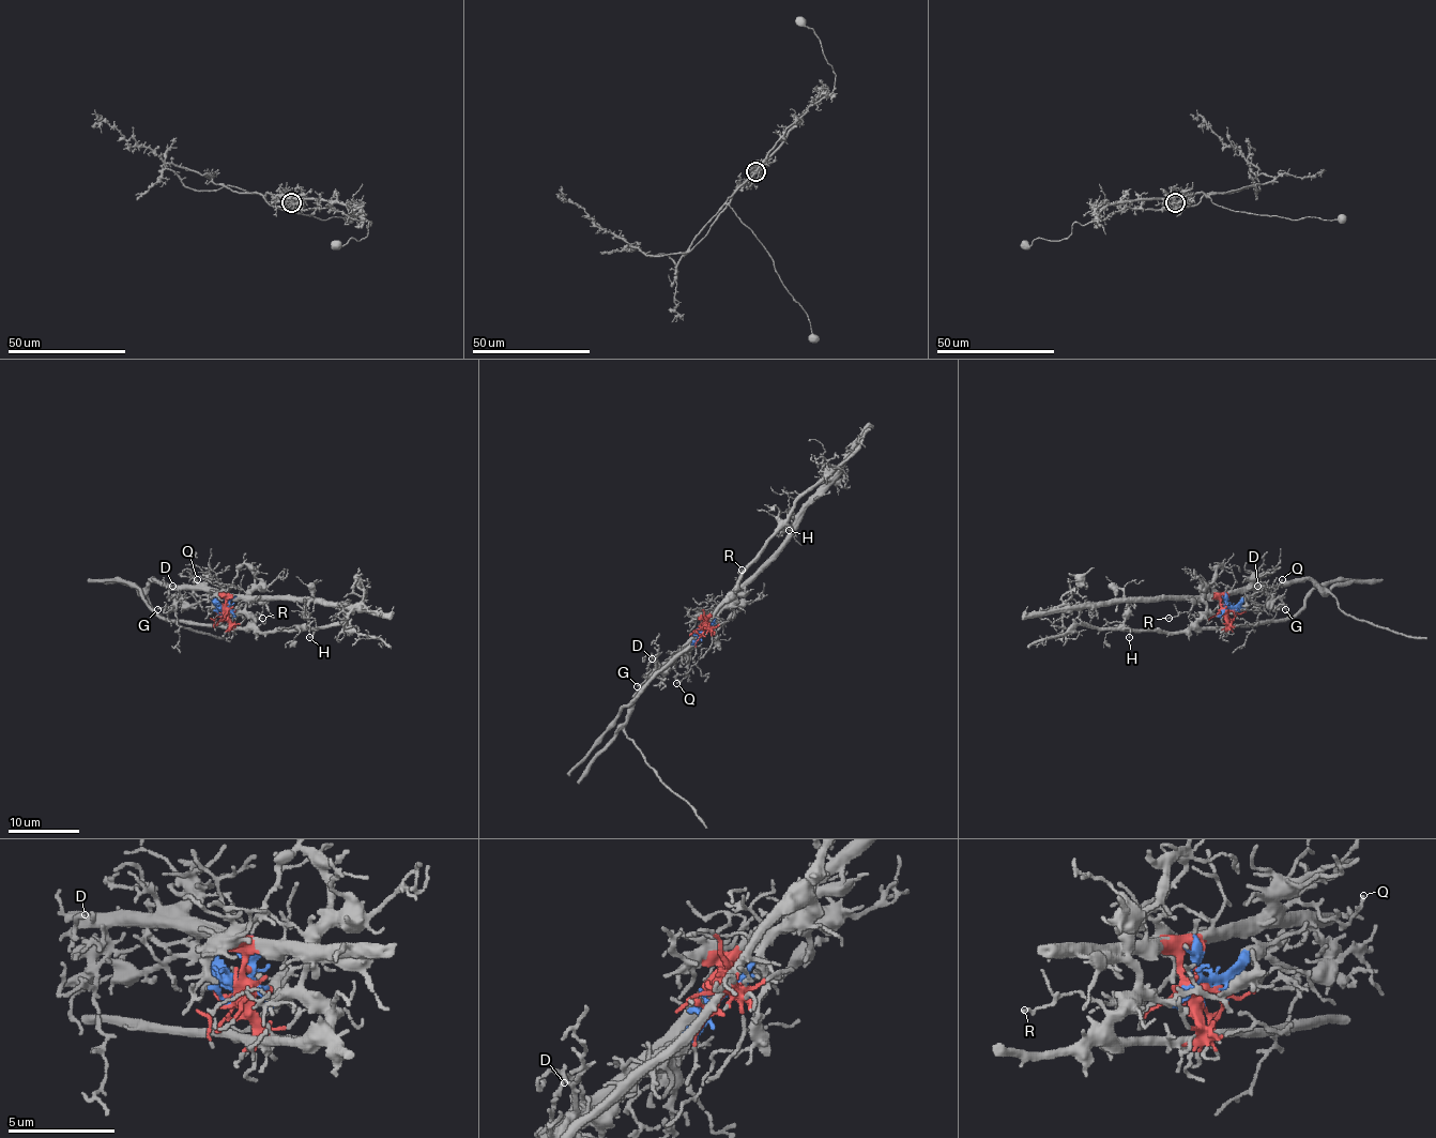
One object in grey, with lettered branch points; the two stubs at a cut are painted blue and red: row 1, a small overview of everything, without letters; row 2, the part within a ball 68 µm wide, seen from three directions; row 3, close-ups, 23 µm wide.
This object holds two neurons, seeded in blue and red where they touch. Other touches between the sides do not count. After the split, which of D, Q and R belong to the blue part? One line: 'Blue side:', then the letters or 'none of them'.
Blue side: R

